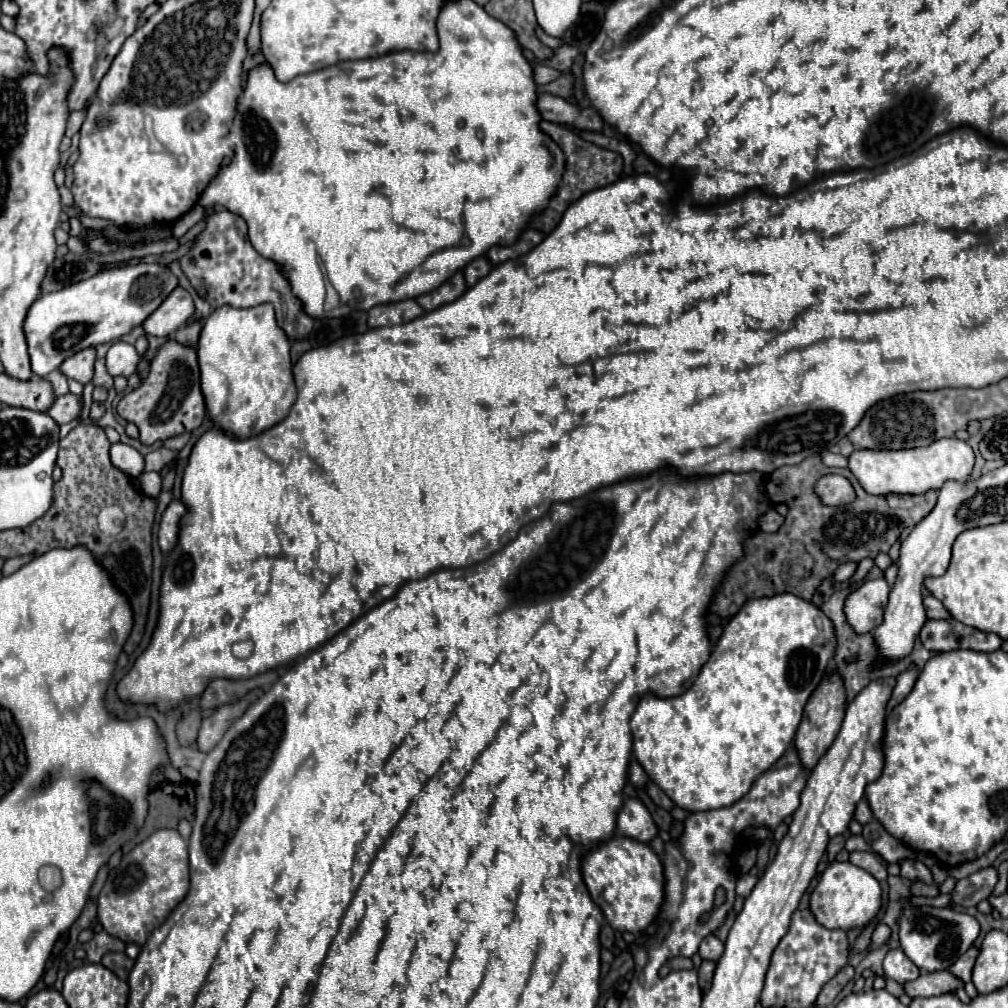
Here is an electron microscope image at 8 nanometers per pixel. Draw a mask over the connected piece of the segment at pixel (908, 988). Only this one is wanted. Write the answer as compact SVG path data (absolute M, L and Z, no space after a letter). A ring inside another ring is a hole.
M934 971L934 973L920 973L918 979L908 981L904 985L904 993L914 997L934 997L944 995L960 987L962 981L958 981L950 971Z

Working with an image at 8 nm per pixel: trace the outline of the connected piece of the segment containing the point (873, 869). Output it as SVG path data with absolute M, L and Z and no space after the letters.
M852 851L850 853L850 863L854 863L856 867L868 871L872 877L876 877L878 881L884 881L888 877L886 867L878 861L878 857L870 851Z

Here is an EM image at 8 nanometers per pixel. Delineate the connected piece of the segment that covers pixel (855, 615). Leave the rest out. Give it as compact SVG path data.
M884 577L868 579L850 591L844 603L844 613L848 625L858 635L870 633L882 623L884 609L888 605L888 593L890 585Z

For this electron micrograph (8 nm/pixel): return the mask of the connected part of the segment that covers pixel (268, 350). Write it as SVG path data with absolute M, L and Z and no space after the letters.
M224 305L222 309L212 311L206 319L200 341L196 347L198 363L200 363L200 385L206 403L206 413L210 421L234 439L254 437L278 421L282 421L296 401L296 385L292 377L292 361L290 361L290 343L282 329L278 329L274 321L272 305L256 305L250 309L234 309Z

